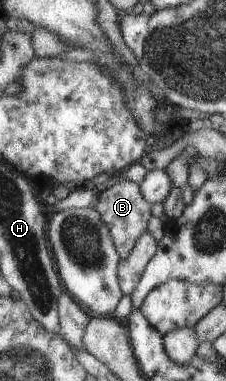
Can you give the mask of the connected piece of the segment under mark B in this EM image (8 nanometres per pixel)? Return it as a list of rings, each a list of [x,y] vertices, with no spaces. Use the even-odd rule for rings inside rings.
[[[125,180],[105,186],[104,190],[99,195],[97,202],[93,208],[100,213],[102,221],[109,226],[110,235],[112,236],[114,245],[122,258],[130,255],[133,247],[136,245],[138,238],[148,229],[148,219],[152,215],[151,203],[148,203],[141,192],[141,184]]]

